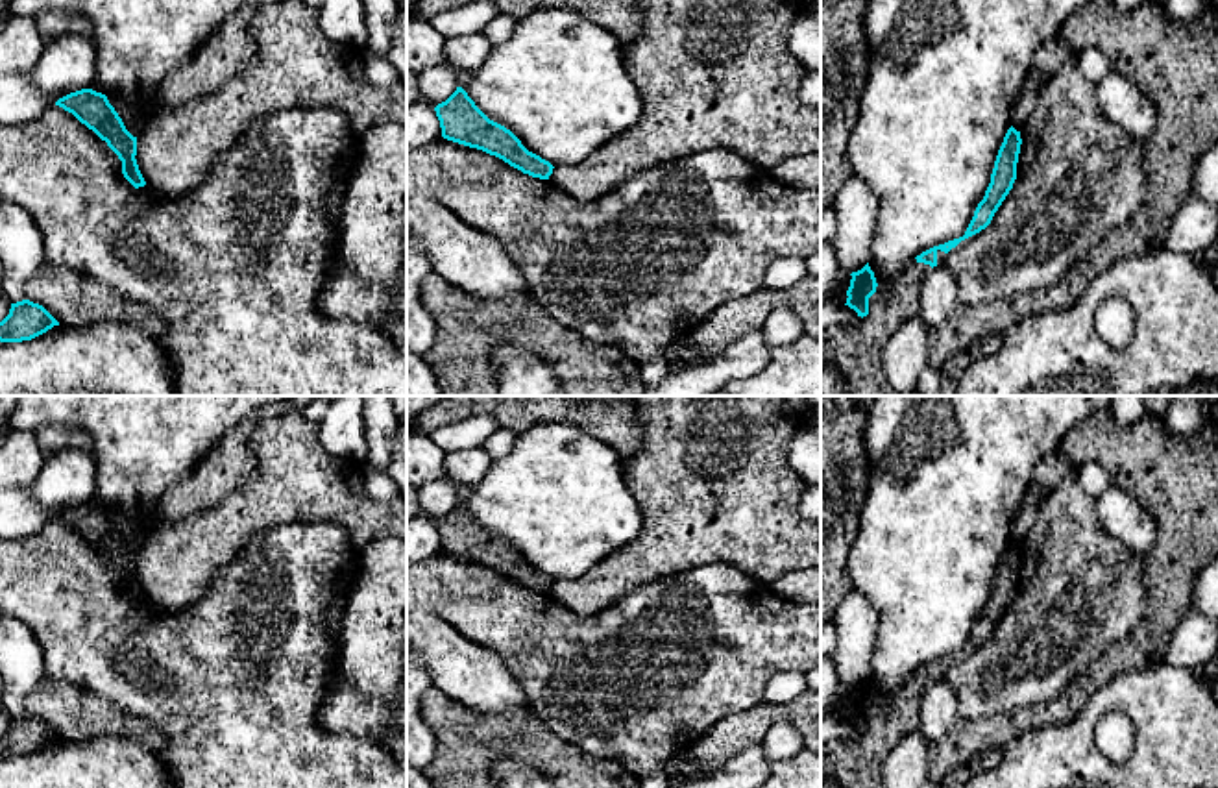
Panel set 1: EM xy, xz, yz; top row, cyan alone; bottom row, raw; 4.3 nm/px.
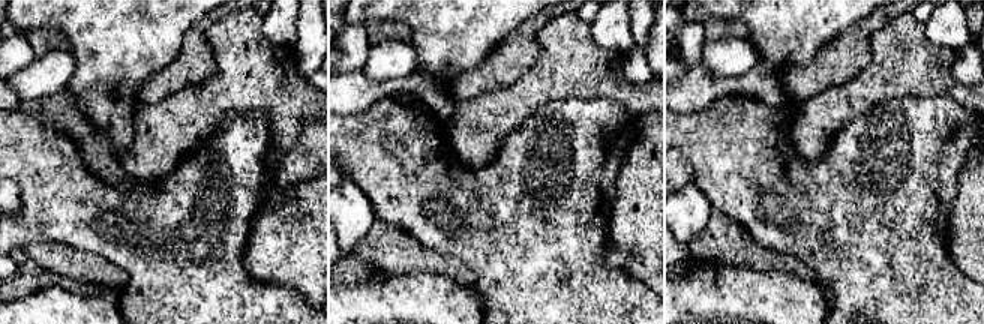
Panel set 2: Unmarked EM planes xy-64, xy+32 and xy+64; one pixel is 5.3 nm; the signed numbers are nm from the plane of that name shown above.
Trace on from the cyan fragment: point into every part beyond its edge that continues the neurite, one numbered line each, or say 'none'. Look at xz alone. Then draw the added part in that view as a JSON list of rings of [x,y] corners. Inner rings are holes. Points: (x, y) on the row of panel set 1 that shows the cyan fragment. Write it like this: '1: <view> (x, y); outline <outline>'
none

